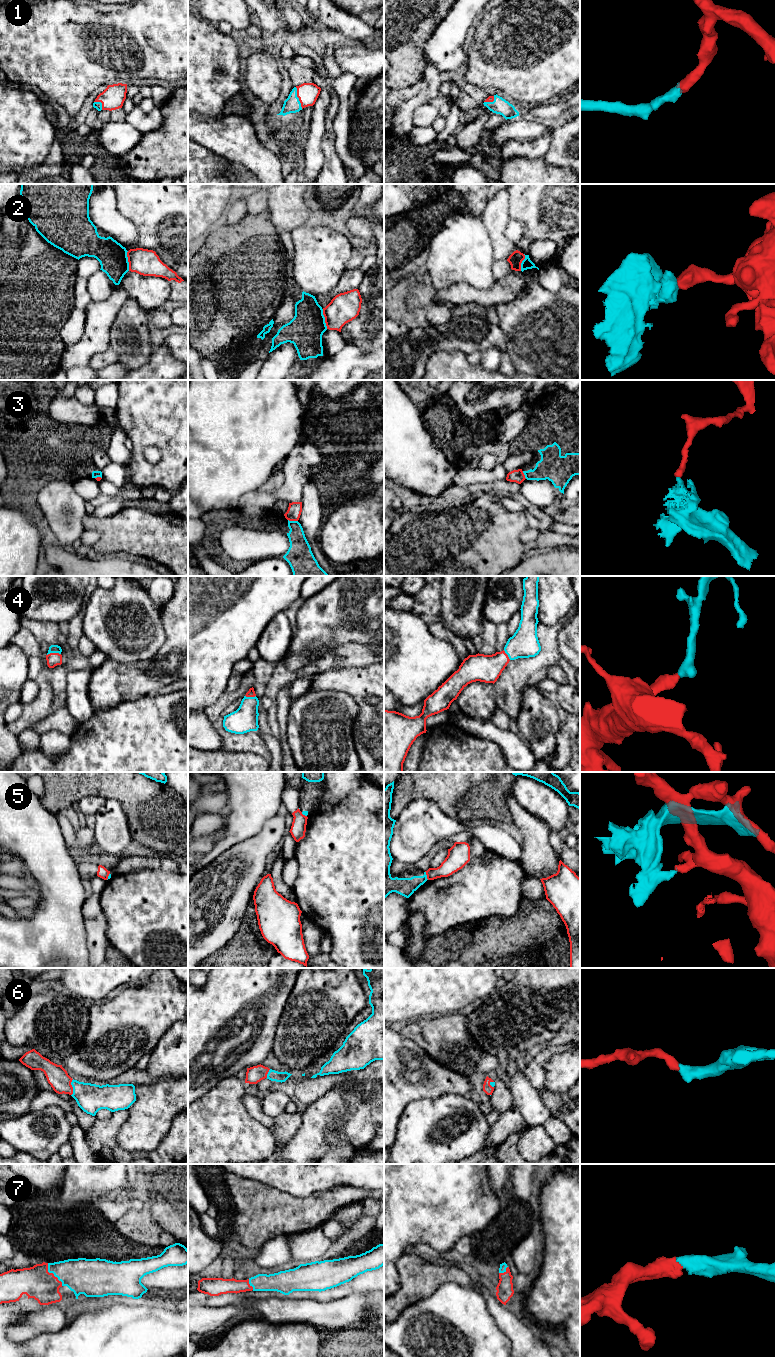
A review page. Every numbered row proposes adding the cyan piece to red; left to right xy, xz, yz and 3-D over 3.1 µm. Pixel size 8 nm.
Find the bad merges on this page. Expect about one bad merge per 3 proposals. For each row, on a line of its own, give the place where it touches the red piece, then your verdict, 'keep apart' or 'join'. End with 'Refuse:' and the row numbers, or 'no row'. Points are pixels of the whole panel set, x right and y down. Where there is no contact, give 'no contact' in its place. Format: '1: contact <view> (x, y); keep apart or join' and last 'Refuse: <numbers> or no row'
1: contact xz (298, 97); join
2: contact xy (128, 261); keep apart
3: contact xz (293, 520); keep apart
4: contact xy (53, 653); join
5: contact yz (426, 874); keep apart
6: contact xy (72, 1087); join
7: contact xy (52, 1273); join
Refuse: 2, 3, 5

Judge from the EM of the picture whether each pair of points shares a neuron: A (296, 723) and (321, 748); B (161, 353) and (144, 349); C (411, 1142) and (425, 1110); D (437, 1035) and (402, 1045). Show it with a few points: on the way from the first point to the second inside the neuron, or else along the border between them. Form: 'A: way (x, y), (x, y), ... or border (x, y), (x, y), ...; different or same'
A: way (302, 729), (315, 742); same
B: border (154, 349), (150, 358), (137, 368); different
C: way (419, 1134), (425, 1128), (425, 1118); same
D: border (396, 1028), (403, 1036), (416, 1042), (431, 1057); different

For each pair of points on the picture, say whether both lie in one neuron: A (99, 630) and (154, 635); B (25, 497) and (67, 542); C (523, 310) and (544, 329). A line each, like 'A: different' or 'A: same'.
A: same
B: different
C: same

